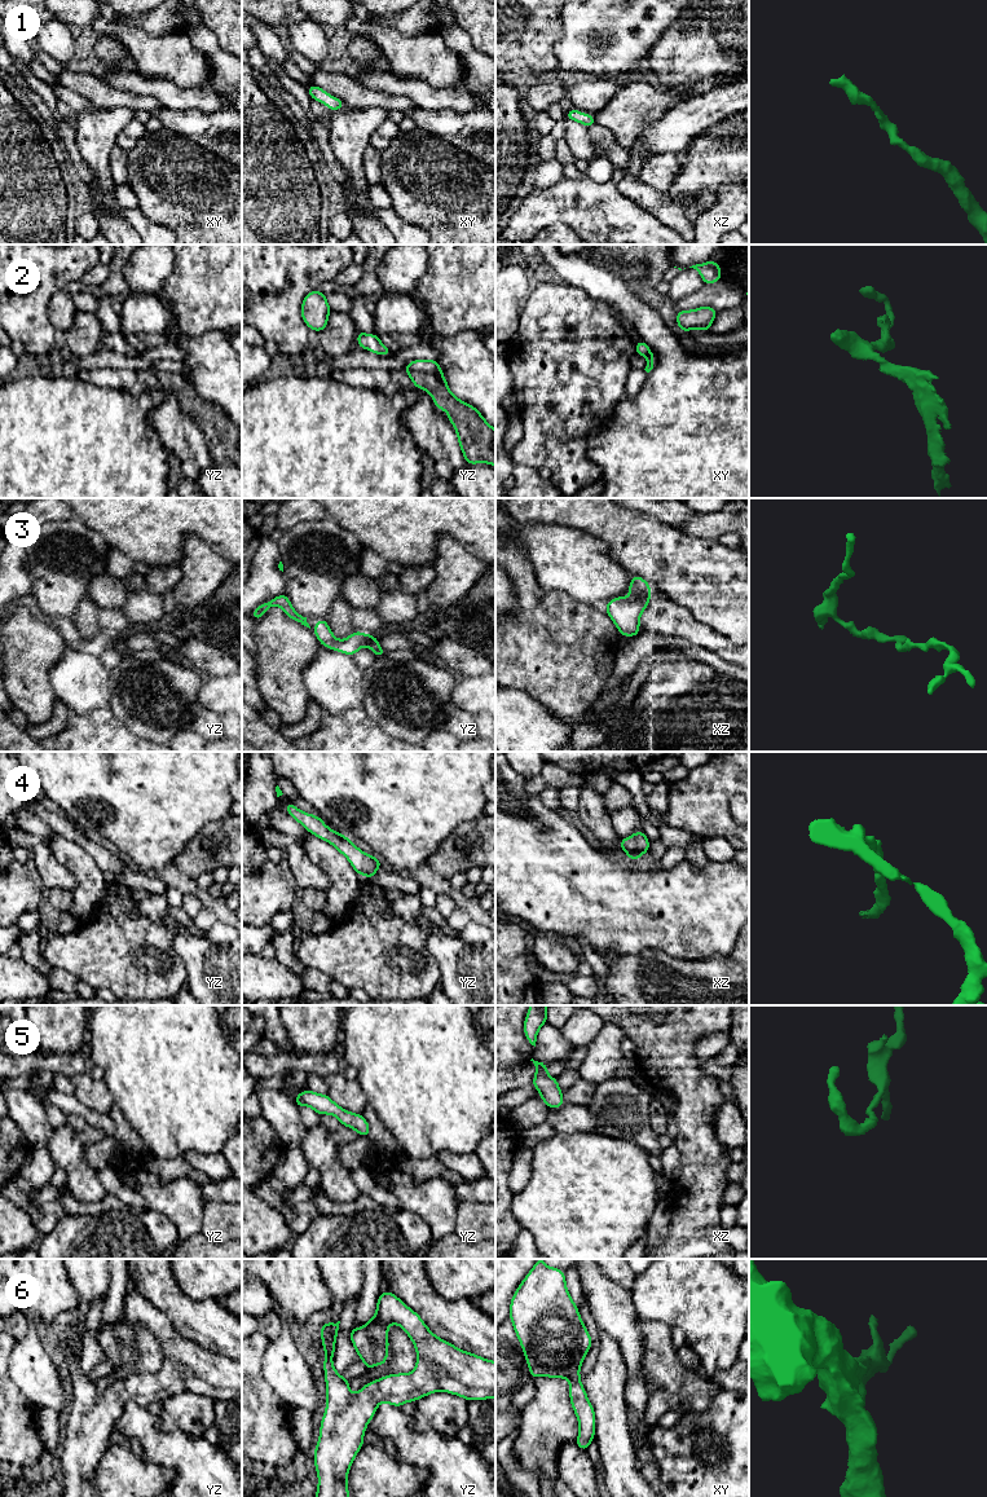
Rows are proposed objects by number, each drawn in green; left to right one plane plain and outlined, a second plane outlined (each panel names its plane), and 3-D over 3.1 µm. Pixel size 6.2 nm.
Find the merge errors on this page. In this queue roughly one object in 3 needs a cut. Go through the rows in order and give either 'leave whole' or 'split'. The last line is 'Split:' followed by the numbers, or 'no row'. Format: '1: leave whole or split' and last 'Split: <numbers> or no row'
1: leave whole
2: leave whole
3: leave whole
4: leave whole
5: leave whole
6: leave whole
Split: no row

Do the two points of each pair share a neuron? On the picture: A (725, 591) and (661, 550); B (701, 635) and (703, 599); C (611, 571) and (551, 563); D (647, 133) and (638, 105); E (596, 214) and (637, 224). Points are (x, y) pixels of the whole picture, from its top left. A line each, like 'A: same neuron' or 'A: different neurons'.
A: same neuron
B: different neurons
C: same neuron
D: different neurons
E: same neuron

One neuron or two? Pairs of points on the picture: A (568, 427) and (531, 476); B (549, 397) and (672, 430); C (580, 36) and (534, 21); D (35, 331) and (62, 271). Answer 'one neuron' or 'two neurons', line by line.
A: two neurons
B: two neurons
C: two neurons
D: one neuron

